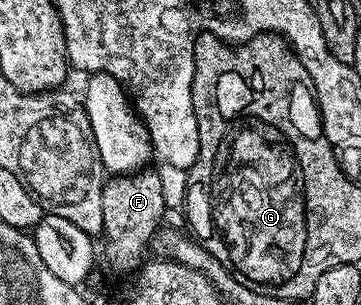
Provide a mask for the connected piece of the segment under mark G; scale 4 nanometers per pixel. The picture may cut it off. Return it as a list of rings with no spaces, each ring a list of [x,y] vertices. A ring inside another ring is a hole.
[[[251,122],[242,124],[237,127],[238,130],[234,134],[234,139],[230,142],[230,151],[226,154],[226,163],[222,166],[222,178],[213,179],[213,216],[214,228],[217,237],[222,237],[222,242],[226,245],[225,257],[230,257],[229,265],[232,267],[233,273],[239,279],[245,280],[250,284],[259,284],[263,282],[263,287],[273,288],[282,282],[288,281],[296,275],[297,269],[300,268],[301,258],[304,256],[304,248],[306,244],[306,204],[302,197],[302,184],[298,173],[298,160],[294,156],[293,148],[290,147],[285,137],[280,133],[277,125],[268,122]]]

